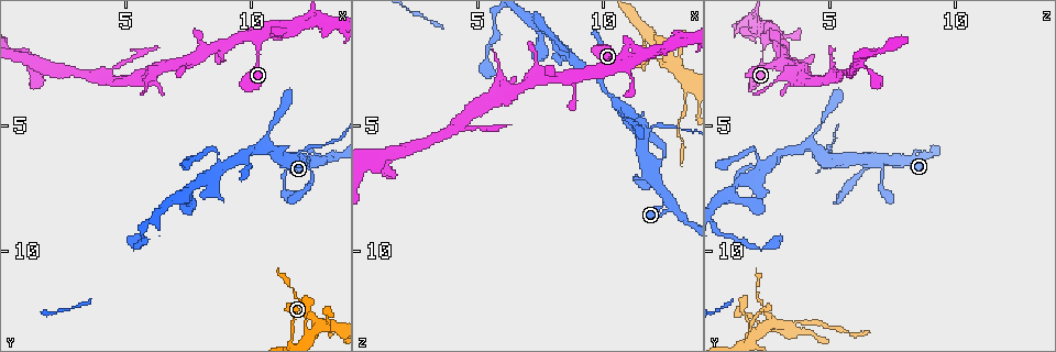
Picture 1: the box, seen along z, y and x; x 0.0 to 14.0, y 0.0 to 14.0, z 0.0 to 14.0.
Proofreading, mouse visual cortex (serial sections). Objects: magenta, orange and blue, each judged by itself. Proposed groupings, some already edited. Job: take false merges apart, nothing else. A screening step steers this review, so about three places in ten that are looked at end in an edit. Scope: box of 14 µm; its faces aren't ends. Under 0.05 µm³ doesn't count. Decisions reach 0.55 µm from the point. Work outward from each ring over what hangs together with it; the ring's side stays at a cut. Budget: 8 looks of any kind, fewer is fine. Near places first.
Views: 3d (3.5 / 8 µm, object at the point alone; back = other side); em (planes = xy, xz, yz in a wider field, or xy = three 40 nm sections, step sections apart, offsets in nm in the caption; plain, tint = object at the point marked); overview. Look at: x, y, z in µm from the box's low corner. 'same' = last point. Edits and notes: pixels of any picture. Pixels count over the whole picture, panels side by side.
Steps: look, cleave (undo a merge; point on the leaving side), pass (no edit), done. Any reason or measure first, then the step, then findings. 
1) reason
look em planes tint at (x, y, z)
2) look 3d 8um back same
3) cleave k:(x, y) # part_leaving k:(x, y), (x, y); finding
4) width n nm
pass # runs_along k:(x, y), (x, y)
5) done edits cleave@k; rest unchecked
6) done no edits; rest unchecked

three arms meet
look 3d 3.5um at (12.8, 13.0, 2.5)

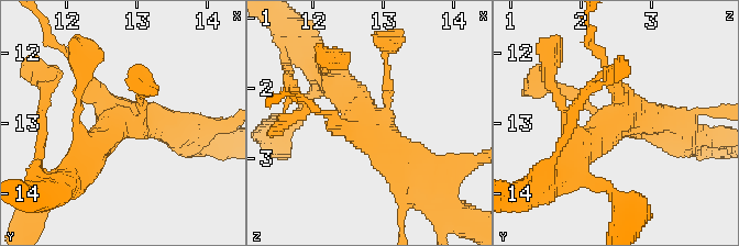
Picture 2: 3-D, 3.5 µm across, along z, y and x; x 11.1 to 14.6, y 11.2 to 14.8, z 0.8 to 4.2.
cleave 2:(604, 62) # part_leaving 2:(344, 129), (301, 97), (284, 91); two cells meet here

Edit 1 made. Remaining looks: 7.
see it whole again
look overview

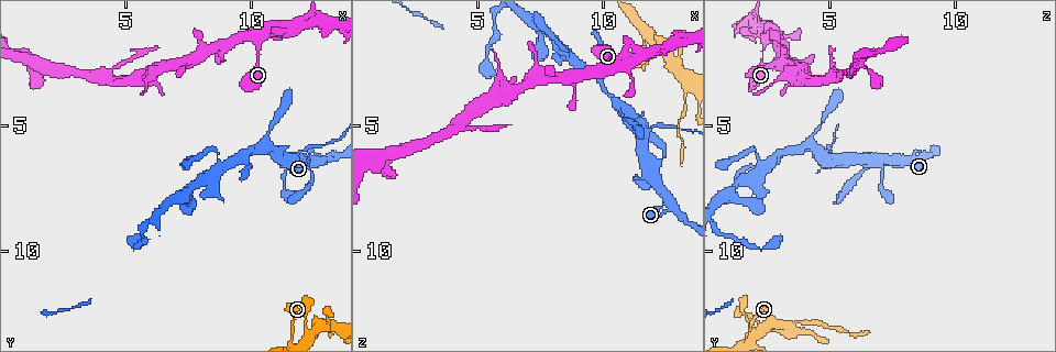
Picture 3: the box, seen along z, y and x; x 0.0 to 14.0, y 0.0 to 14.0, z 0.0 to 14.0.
thin arm on a thick one
look 3d 3.5um at (11.8, 6.3, 5.2)

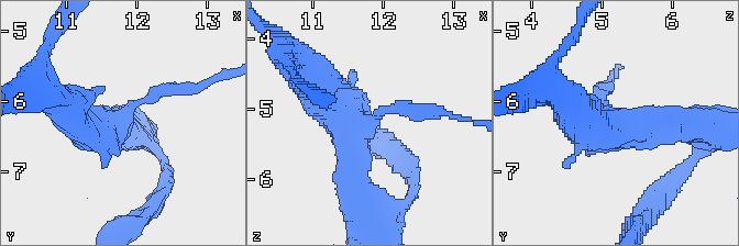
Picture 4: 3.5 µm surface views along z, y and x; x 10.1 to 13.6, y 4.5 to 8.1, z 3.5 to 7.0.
look em xy step 5 tint at (11.75, 6.20, 5.15)

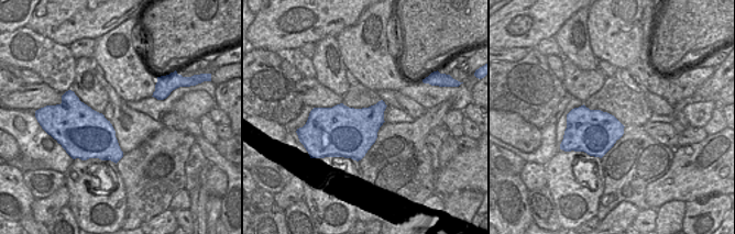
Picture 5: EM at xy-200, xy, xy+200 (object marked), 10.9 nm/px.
cleave 4:(425, 110) # part_leaving 4:(392, 110), (415, 107), (476, 121); two cells meet here

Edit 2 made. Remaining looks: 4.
look 3d 3.5um at (11.1, 1.4, 3.0)

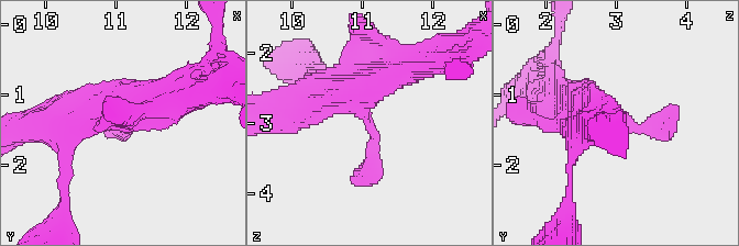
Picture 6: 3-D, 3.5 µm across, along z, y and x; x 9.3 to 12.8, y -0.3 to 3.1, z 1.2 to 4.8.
shape alone is not enough
look em xy step 1 tint same

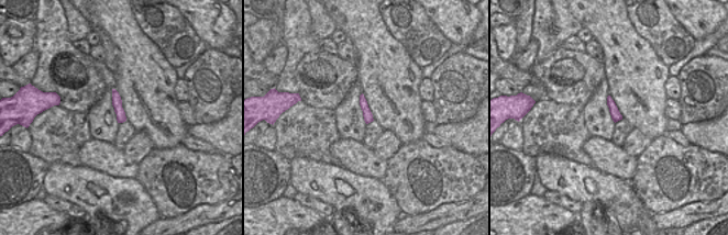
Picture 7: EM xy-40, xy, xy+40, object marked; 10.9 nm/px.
pass # runs_along 7:(362, 98), (368, 120); continuous, no second cell

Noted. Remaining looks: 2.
done edits cleave@2, cleave@4; rest unchecked

